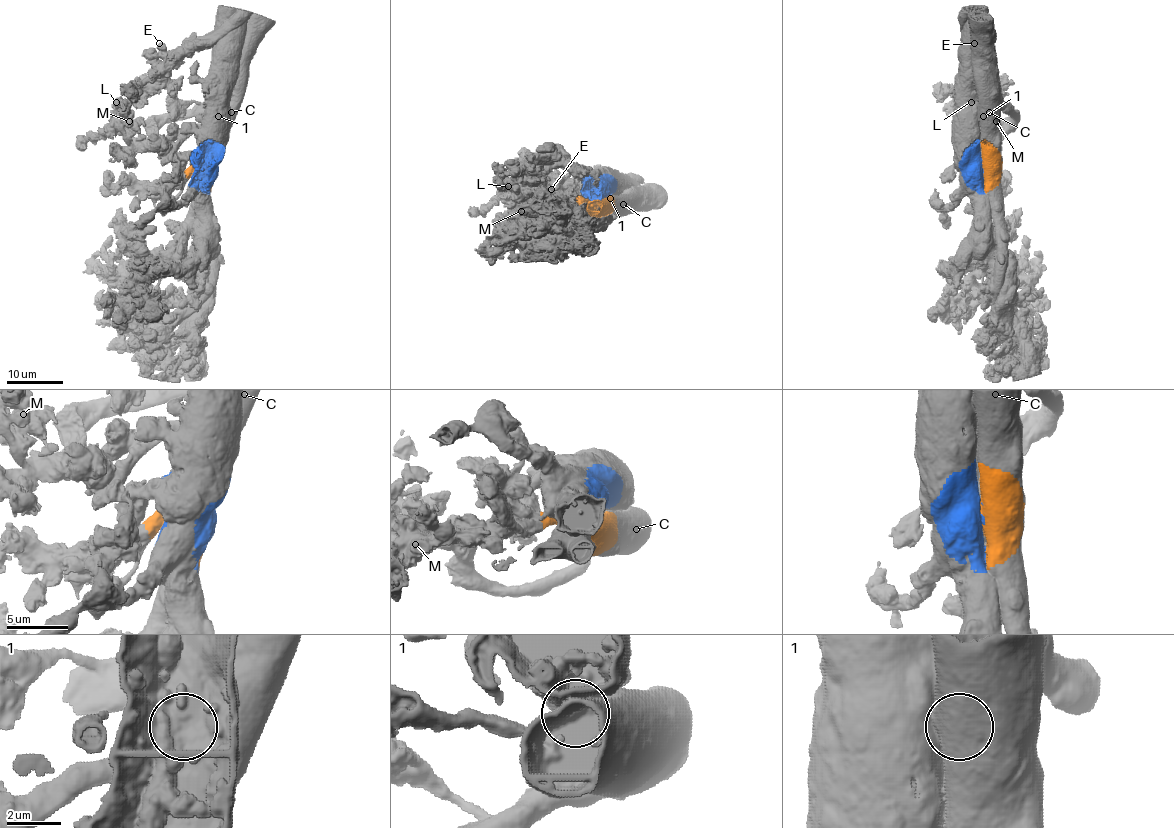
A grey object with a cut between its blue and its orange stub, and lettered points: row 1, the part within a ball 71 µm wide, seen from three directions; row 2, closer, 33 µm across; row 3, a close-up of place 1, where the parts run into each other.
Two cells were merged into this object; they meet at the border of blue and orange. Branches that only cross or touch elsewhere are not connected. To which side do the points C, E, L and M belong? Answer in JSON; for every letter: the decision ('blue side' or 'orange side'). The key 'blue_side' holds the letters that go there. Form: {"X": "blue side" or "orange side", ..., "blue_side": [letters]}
{"C": "orange side", "E": "orange side", "L": "orange side", "M": "orange side", "blue_side": []}

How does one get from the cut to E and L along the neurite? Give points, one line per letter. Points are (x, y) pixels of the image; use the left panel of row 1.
E: (208, 166), (208, 128), (182, 131), (172, 116), (175, 86), (165, 76), (165, 61), (159, 42)
L: (208, 166), (208, 128), (177, 127), (172, 116), (175, 90), (169, 86), (136, 89), (120, 106), (117, 102)

